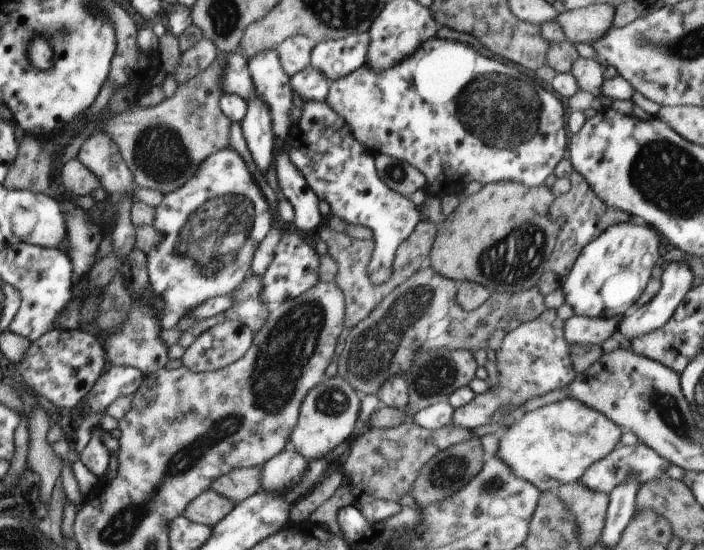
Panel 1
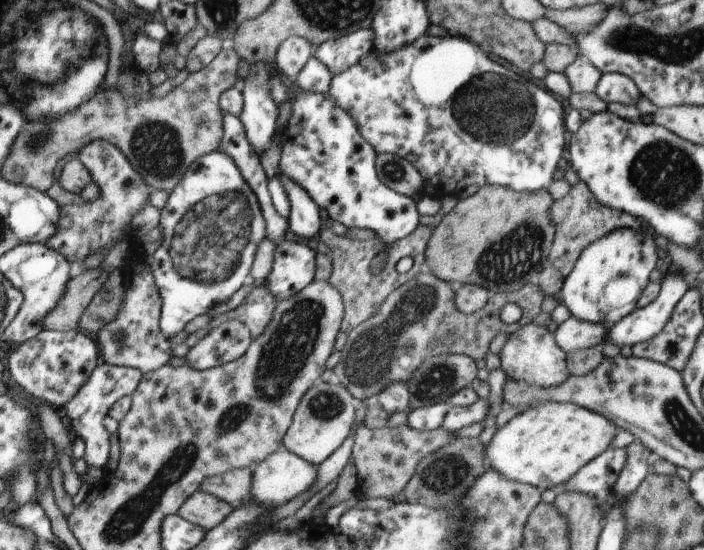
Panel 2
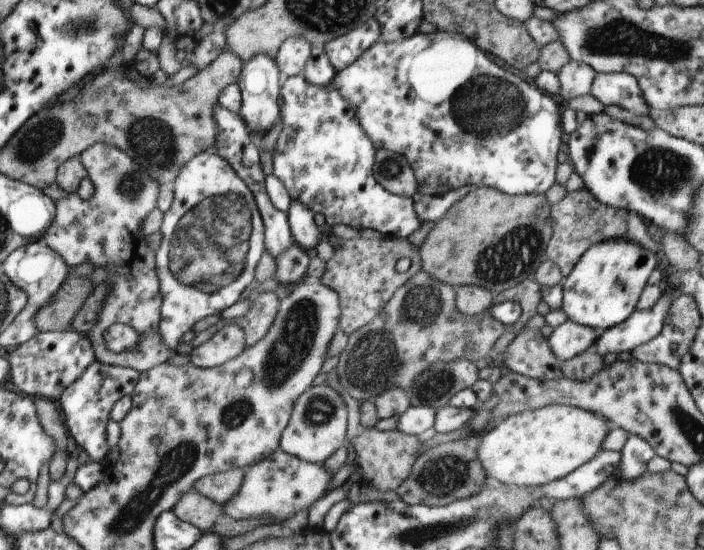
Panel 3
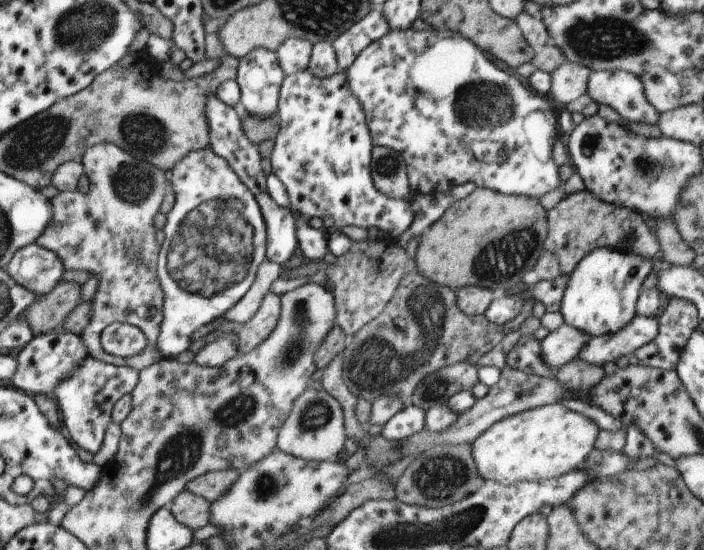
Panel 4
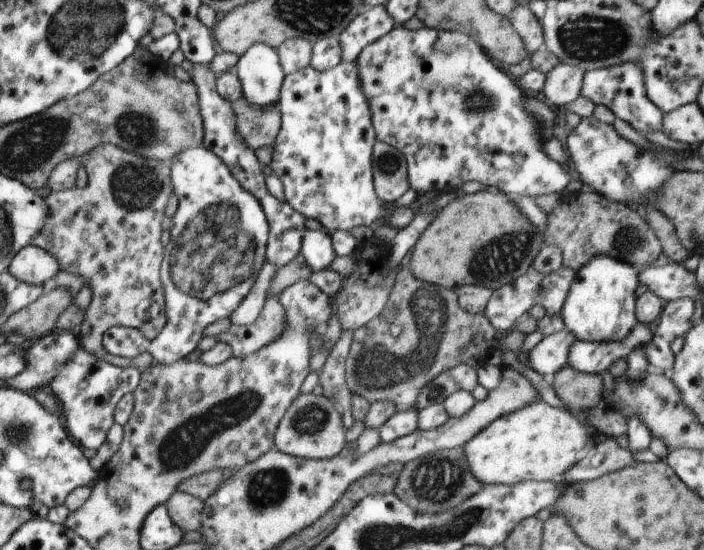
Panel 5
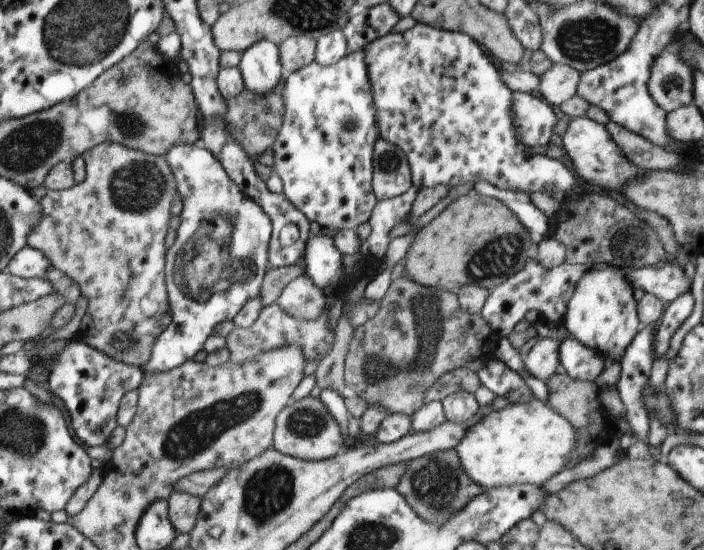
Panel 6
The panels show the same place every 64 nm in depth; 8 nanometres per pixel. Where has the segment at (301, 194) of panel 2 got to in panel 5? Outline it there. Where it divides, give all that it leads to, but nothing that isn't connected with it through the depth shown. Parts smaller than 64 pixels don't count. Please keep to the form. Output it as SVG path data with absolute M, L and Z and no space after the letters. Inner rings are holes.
M307 229L301 239L300 258L310 266L312 273L330 269L336 258L330 233L325 230Z

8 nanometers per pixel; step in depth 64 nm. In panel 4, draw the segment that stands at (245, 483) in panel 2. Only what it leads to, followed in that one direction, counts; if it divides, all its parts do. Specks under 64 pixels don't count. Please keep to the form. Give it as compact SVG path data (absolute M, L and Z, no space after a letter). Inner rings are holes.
M234 469L206 473L188 482L186 490L213 503L220 500L226 490L230 490L230 486L238 480L238 476L240 472Z

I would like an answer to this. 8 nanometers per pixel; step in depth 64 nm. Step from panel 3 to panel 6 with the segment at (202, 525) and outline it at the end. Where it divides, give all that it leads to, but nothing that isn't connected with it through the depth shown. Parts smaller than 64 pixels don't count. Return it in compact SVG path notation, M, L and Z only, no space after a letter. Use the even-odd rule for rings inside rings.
M173 491L166 500L166 509L176 532L188 534L196 526L202 512L202 500L196 495Z

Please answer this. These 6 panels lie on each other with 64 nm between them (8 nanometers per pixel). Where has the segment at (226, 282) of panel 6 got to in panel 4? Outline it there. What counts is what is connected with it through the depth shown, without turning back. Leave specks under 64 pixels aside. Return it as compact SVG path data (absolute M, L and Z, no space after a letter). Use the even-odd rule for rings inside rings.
M210 148L191 152L172 169L170 180L175 202L166 214L165 240L158 262L159 280L164 290L164 322L161 322L156 350L164 359L176 359L180 352L190 348L192 334L200 326L220 318L240 302L256 280L260 263L267 258L266 223L260 205L224 158Z

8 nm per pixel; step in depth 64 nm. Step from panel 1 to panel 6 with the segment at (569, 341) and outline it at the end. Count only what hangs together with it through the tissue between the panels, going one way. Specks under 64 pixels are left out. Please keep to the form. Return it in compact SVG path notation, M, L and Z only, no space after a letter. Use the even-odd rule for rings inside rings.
M539 337L532 349L523 356L524 370L538 380L547 381L560 370L560 344L562 340Z

